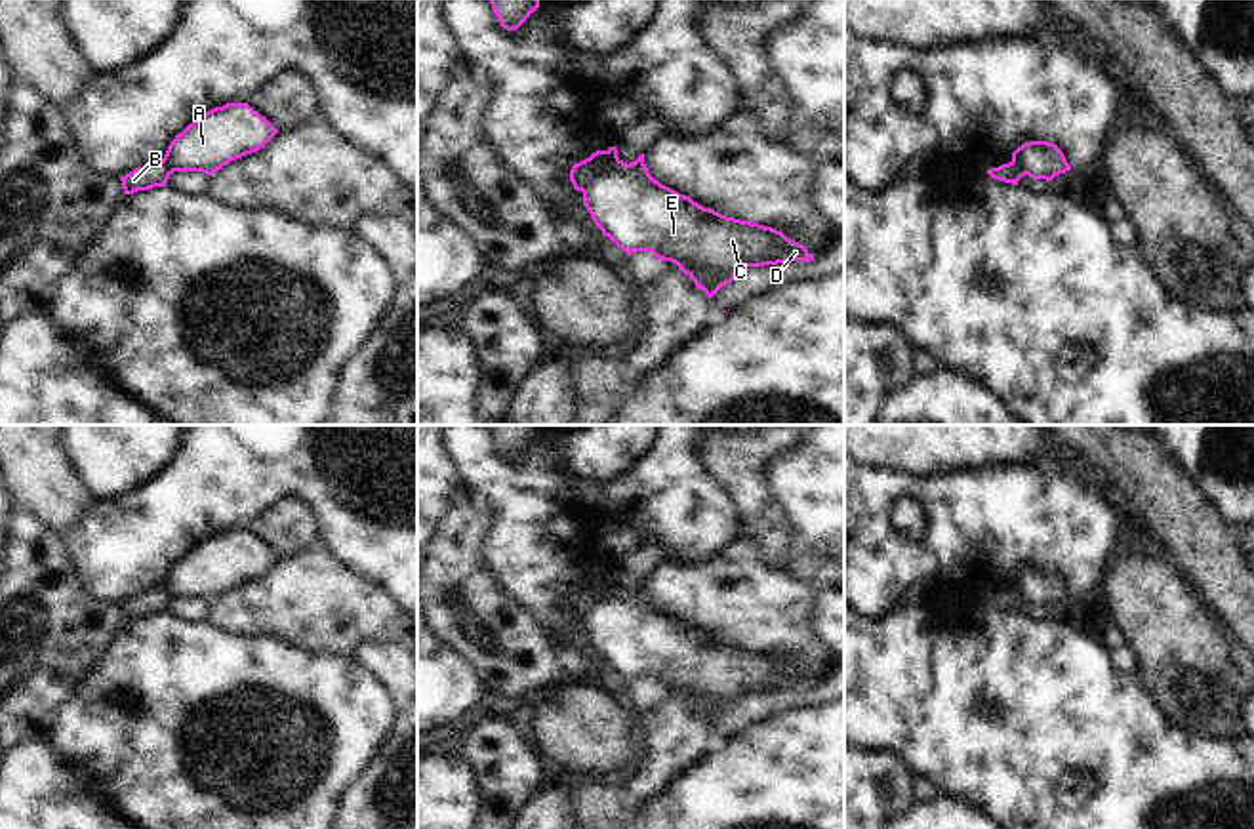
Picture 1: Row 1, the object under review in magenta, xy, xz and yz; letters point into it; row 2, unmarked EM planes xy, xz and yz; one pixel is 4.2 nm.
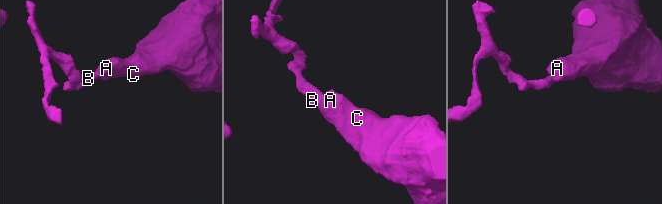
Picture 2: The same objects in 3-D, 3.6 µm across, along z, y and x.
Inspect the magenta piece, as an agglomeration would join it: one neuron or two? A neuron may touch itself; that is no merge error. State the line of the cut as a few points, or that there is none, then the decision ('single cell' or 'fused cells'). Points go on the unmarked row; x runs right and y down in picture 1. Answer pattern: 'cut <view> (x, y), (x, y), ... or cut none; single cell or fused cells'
cut xz (606, 578), (601, 595), (582, 618); fused cells

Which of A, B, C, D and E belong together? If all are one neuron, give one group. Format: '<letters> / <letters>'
A C D E / B

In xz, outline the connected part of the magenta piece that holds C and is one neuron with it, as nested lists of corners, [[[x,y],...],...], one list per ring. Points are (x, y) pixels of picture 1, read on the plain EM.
[[[610,574],[600,596],[581,619],[602,663],[608,663],[627,682],[652,678],[657,686],[675,690],[709,726],[747,694],[814,688],[806,673],[787,665],[781,657],[726,644],[661,612],[650,602],[644,581],[627,591],[617,583],[617,576]]]

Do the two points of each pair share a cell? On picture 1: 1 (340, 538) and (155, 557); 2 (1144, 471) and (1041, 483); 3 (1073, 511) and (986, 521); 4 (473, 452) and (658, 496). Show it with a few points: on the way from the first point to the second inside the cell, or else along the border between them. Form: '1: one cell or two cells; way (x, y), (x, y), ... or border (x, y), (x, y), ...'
1: one cell; way (305, 488), (225, 486), (204, 507)
2: two cells; border (1064, 448), (1087, 464)
3: one cell; way (1052, 513), (1007, 517)
4: two cells; border (641, 456), (601, 486)

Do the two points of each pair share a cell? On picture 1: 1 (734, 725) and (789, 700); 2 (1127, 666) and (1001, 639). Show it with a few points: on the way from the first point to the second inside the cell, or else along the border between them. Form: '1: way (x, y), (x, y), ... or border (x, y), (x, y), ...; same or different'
1: way (748, 711), (776, 702); same
2: border (1110, 652), (1112, 662), (1131, 677); different

